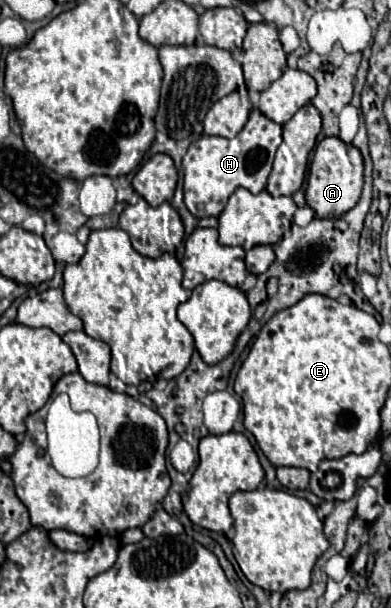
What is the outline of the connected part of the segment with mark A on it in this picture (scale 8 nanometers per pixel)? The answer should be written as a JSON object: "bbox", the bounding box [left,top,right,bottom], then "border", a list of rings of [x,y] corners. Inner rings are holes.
{"bbox":[305,138,363,218],"border":[[[323,138],[313,154],[307,178],[305,198],[307,204],[315,210],[317,218],[339,218],[351,210],[361,196],[363,188],[363,156],[353,146],[341,138]]]}

